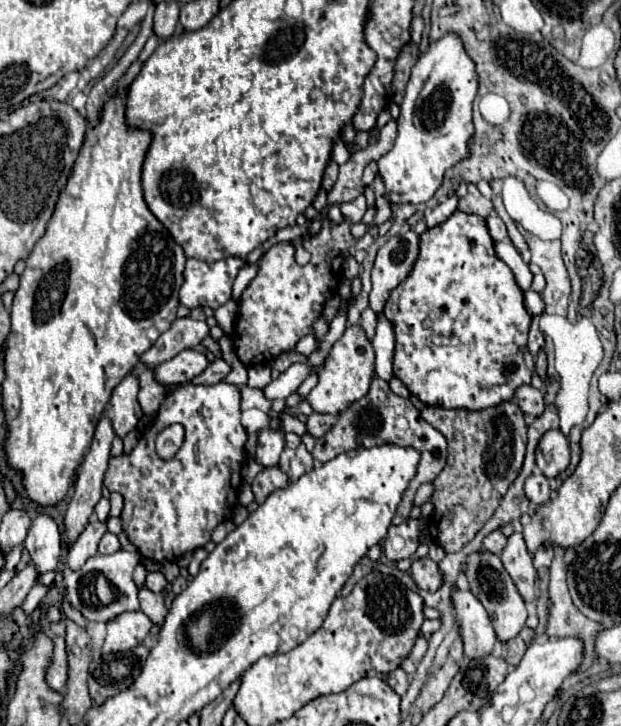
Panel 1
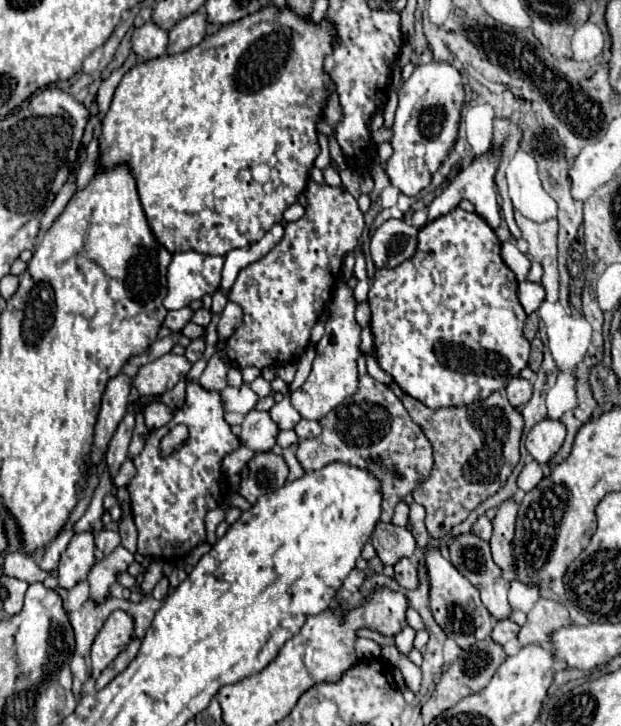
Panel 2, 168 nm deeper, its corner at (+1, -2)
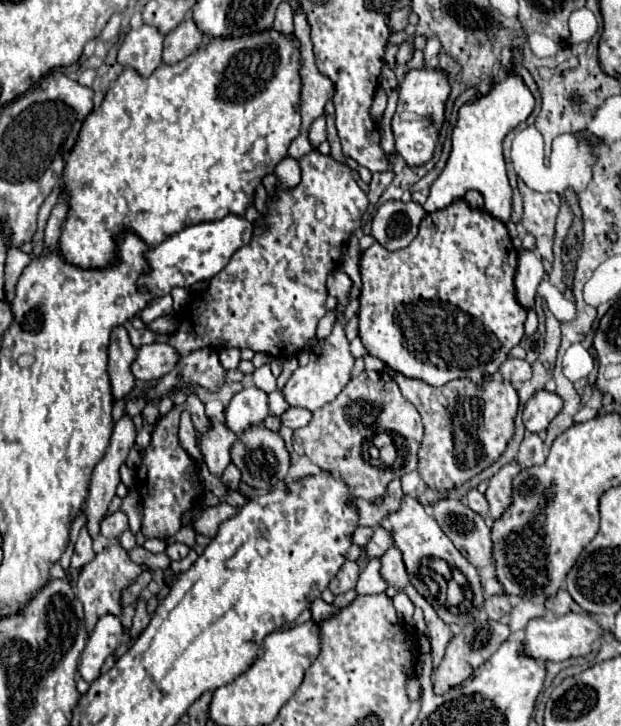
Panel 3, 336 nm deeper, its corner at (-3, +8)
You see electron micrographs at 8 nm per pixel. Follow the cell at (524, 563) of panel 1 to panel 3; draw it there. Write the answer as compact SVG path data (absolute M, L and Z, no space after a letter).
M516 462L504 466L496 476L492 476L488 490L486 490L486 500L490 504L490 514L492 520L498 520L504 516L504 512L512 506L512 480L520 472L520 466Z

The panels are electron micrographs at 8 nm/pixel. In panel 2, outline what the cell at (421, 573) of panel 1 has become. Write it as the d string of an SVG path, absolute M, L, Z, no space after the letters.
M404 558L404 560L398 560L394 564L394 580L406 588L406 590L414 590L418 586L418 572L416 572L416 566Z

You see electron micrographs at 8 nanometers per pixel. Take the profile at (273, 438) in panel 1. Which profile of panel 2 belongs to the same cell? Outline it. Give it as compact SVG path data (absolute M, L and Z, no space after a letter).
M254 408L252 412L244 414L238 438L254 452L268 452L276 444L276 434L278 426L270 418L270 414Z

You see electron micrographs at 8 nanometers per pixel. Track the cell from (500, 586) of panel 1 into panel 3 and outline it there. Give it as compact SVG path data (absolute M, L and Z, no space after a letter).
M456 498L440 500L432 506L434 518L442 532L454 542L458 552L476 568L494 566L492 558L492 534L484 518L472 512L464 502Z

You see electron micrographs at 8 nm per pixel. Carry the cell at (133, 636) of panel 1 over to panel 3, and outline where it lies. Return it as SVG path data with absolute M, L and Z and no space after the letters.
M104 614L94 632L90 634L88 638L88 644L82 652L82 660L80 660L80 676L86 680L86 682L92 682L100 676L100 668L104 664L104 660L114 654L114 650L120 646L122 642L122 636L124 636L124 628L122 628L122 622L118 616L114 614Z

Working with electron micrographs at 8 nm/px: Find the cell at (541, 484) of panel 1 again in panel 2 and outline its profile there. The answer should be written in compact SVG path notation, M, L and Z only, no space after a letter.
M530 460L530 462L526 462L526 466L522 468L522 472L518 476L518 488L528 492L528 490L532 490L542 480L542 476L544 474L542 474L540 464L536 460Z

